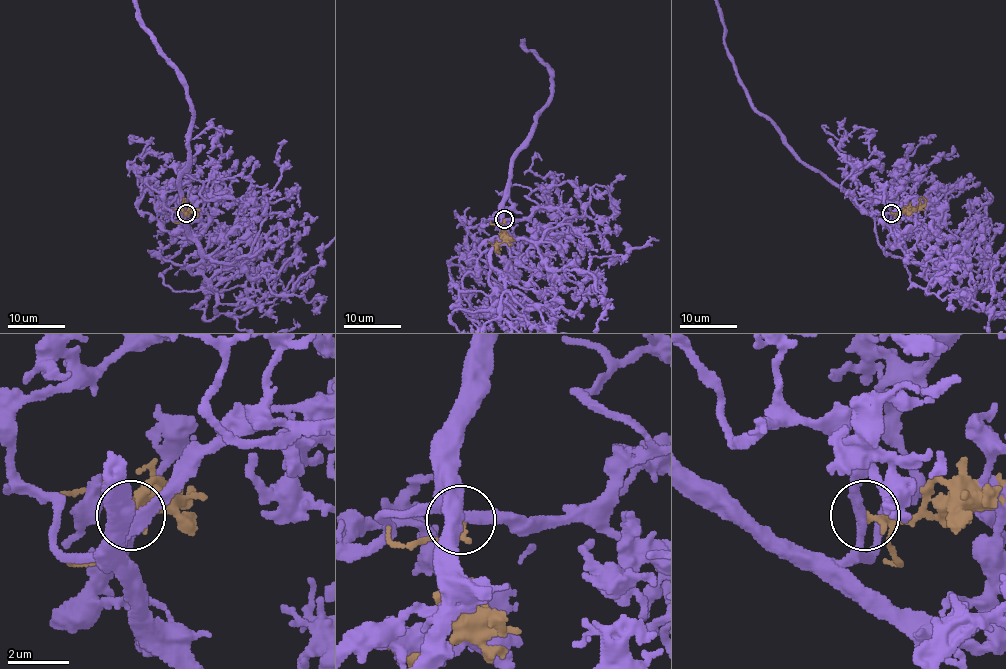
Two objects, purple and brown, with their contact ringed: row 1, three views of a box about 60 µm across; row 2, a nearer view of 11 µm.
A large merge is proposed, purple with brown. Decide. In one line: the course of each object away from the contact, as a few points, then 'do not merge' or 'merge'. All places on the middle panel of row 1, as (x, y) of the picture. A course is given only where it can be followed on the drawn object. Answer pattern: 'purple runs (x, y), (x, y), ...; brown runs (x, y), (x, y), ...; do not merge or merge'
brown runs (503, 220), (502, 240), (496, 247), (498, 251); do not merge

